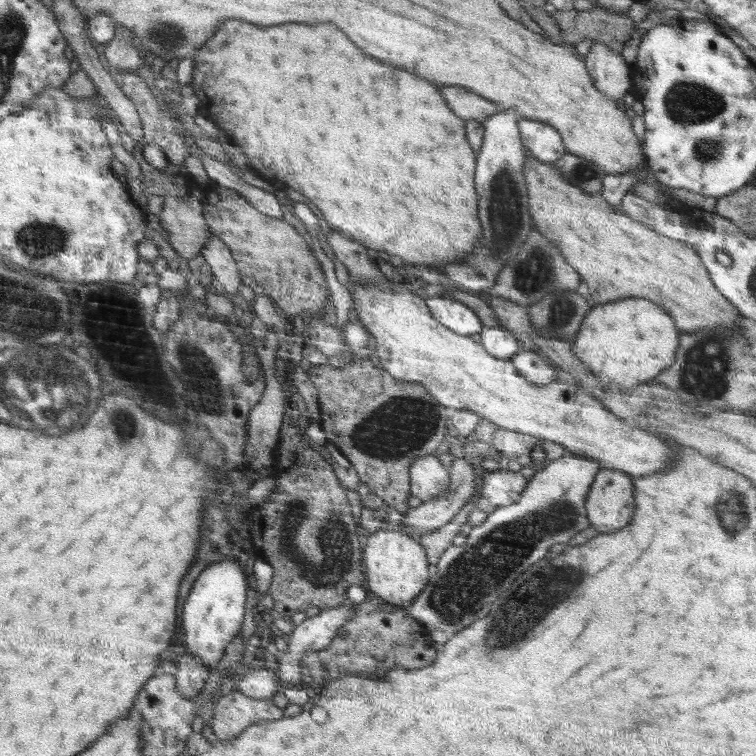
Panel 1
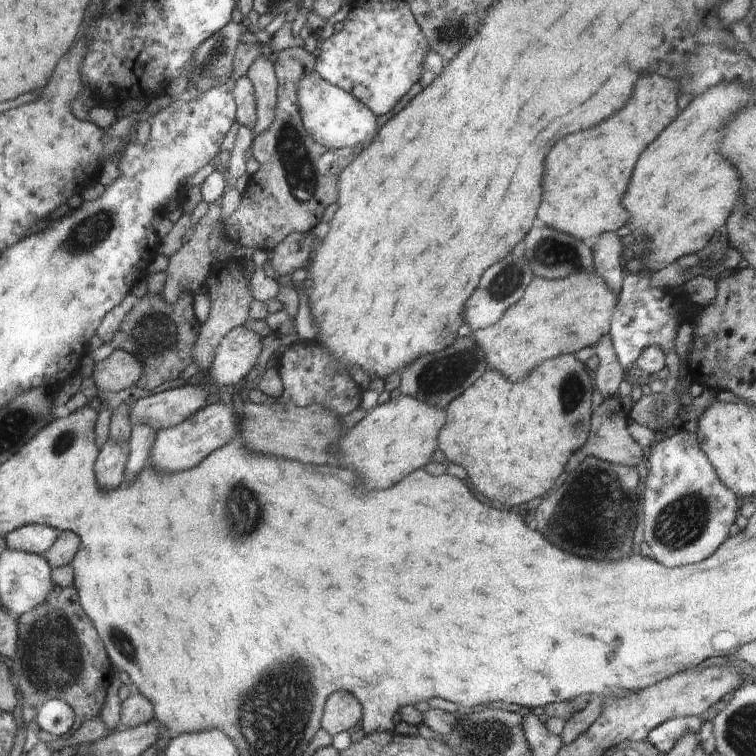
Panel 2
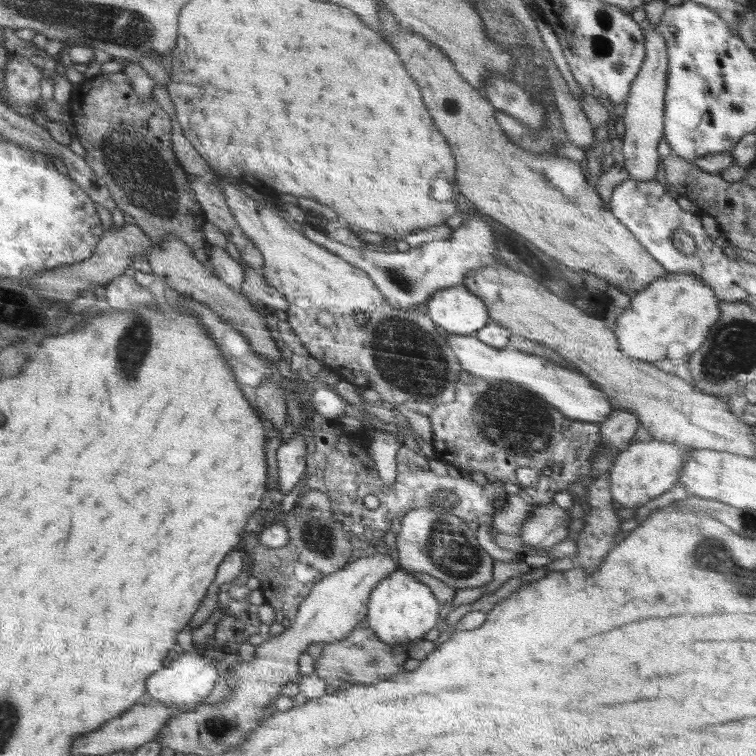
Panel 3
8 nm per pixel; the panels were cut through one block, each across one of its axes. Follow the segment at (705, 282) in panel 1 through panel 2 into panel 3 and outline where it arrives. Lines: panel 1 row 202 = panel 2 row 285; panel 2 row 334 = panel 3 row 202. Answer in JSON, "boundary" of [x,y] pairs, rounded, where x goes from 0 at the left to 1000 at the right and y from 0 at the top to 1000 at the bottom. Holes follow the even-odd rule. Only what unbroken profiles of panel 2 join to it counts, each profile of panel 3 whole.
{"boundary":[[[505,13],[505,37],[511,37],[511,53],[532,69],[532,79],[537,79],[537,90],[548,95],[548,106],[558,111],[558,127],[563,127],[563,143],[574,148],[574,164],[590,175],[590,185],[595,185],[595,196],[601,196],[606,222],[606,251],[614,257],[631,278],[661,291],[672,303],[684,307],[706,320],[714,331],[720,331],[733,344],[775,357],[799,368],[810,378],[839,392],[852,384],[860,374],[874,369],[886,360],[847,321],[788,253],[784,239],[771,229],[767,216],[733,204],[712,204],[694,200],[683,193],[667,173],[661,171],[656,157],[657,144],[636,119],[627,116],[608,101],[604,89],[585,71],[574,58],[563,56],[556,45],[540,45],[526,34],[526,29],[516,21],[513,13]]]}

